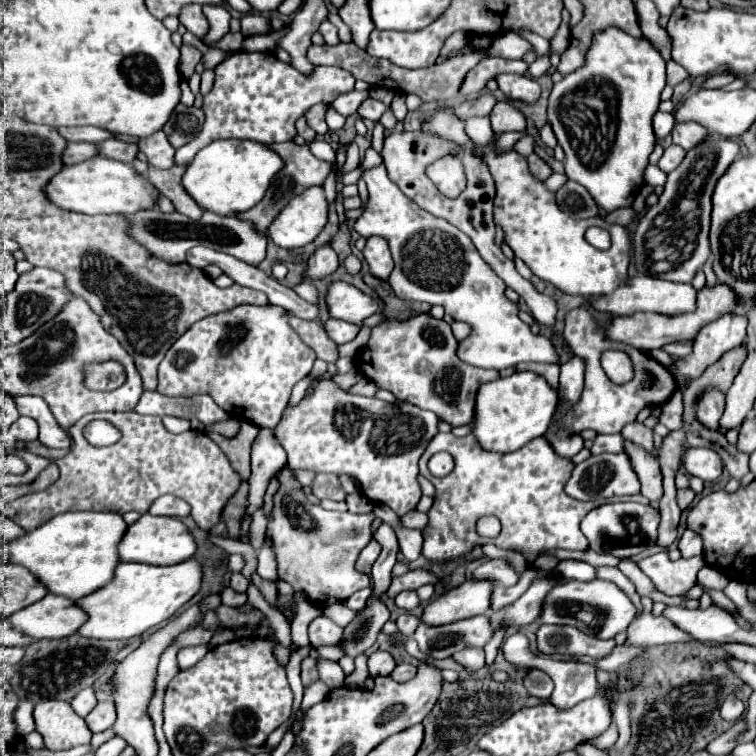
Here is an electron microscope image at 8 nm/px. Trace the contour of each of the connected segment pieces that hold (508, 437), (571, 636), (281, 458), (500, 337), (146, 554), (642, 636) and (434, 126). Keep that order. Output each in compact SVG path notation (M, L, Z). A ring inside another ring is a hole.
M520 372L508 378L498 378L494 382L482 384L476 396L472 434L478 440L478 444L488 452L498 454L516 452L530 440L546 434L556 402L558 402L556 392L544 382L544 378L532 372Z
M540 626L538 630L538 650L544 654L570 654L584 652L592 658L604 658L614 650L614 640L598 640L586 636L574 626Z
M262 428L256 442L252 444L252 474L248 478L248 508L244 514L244 520L240 522L240 534L242 538L248 536L248 528L252 522L252 514L262 506L262 496L268 486L268 478L274 476L274 472L286 462L284 448L276 438L272 436L272 430Z
M380 164L374 170L366 170L362 178L368 184L368 202L354 222L354 230L362 238L380 236L388 242L394 258L394 272L390 274L388 284L398 298L440 304L454 320L472 326L470 336L458 346L460 360L494 370L512 368L520 362L558 364L558 352L552 340L542 334L534 336L530 326L518 318L518 304L512 304L504 296L504 282L500 282L494 270L480 258L464 232L446 220L428 214L404 196L388 178L386 166Z
M140 516L132 526L128 526L124 538L118 544L118 556L122 562L142 562L154 566L172 566L188 560L196 552L196 542L178 518L170 516Z
M641 597L642 614L628 626L628 644L636 646L654 646L654 644L674 644L674 642L694 642L688 632L676 628L668 618L652 614L653 602L648 597Z
M450 110L436 112L422 130L440 134L442 138L448 138L456 142L458 146L464 146L472 150L474 154L480 154L492 172L492 178L496 182L496 198L494 198L494 220L504 228L506 242L514 250L514 254L526 262L526 266L544 282L554 284L564 294L572 296L584 296L584 298L596 298L604 294L612 294L626 278L628 278L628 264L630 264L630 236L626 228L612 226L604 222L600 216L588 218L588 220L572 220L568 218L556 204L554 194L544 188L544 184L536 178L532 178L526 158L516 154L514 150L508 154L498 154L492 144L478 148L474 146L468 136L464 134L464 122L460 122ZM590 226L610 226L610 238L612 246L608 250L598 250L590 246L584 238L584 232Z

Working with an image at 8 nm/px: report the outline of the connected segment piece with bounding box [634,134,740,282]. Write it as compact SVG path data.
M708 134L698 146L686 152L682 164L668 174L664 192L658 196L658 204L650 206L638 218L634 232L634 266L638 274L668 280L668 282L692 282L696 272L710 258L710 208L712 190L718 178L738 156L740 146L734 140Z

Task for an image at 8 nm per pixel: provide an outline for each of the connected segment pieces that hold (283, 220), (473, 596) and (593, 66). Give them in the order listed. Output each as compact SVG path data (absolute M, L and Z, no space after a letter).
M324 188L304 190L300 196L292 198L280 214L268 226L268 238L284 248L296 250L310 244L328 220L328 206L324 198Z
M466 580L462 586L448 590L436 600L428 602L428 606L422 612L420 622L428 626L442 626L442 624L464 620L468 616L486 614L490 592L492 592L490 582Z
M608 26L608 28L604 28L604 32L598 30L598 32L592 36L592 44L590 44L590 48L588 48L588 52L586 52L586 56L584 56L584 64L582 64L578 70L574 70L572 74L564 76L560 82L556 82L554 88L552 88L552 92L550 92L550 98L548 98L548 122L550 122L550 126L552 126L554 134L556 134L558 144L562 146L564 154L566 154L566 160L564 160L566 176L568 176L570 180L582 184L582 186L592 194L592 198L596 200L596 204L598 204L604 212L612 212L612 210L616 210L616 208L626 208L626 206L630 206L630 204L634 202L634 196L640 192L640 188L642 188L642 184L644 184L642 172L644 172L644 168L648 166L648 156L650 156L650 152L654 150L654 142L656 142L656 136L652 134L652 116L654 116L656 110L658 110L660 92L662 92L664 86L666 86L666 66L664 66L664 58L660 56L658 48L656 48L648 38L644 38L644 36L634 38L634 36L626 34L624 30L620 30L618 26Z

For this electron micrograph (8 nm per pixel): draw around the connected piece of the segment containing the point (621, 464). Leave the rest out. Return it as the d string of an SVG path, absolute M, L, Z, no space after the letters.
M598 454L590 456L588 460L580 462L572 478L566 484L566 492L576 500L594 500L594 498L610 498L610 496L626 496L626 494L638 494L640 492L640 480L636 472L632 470L628 454Z

